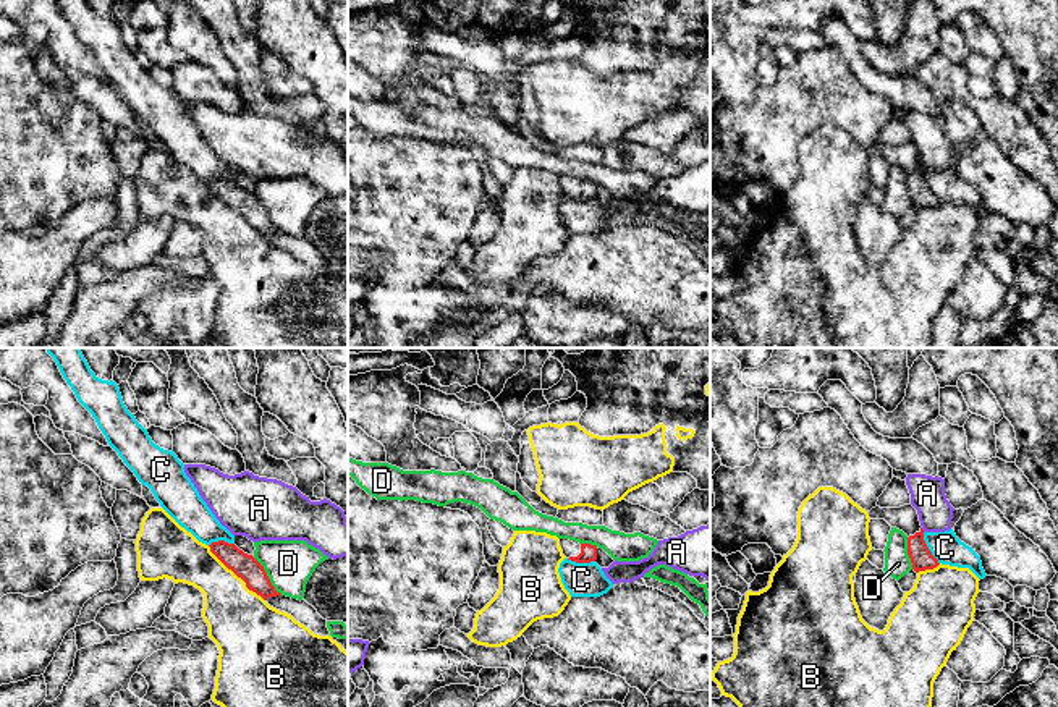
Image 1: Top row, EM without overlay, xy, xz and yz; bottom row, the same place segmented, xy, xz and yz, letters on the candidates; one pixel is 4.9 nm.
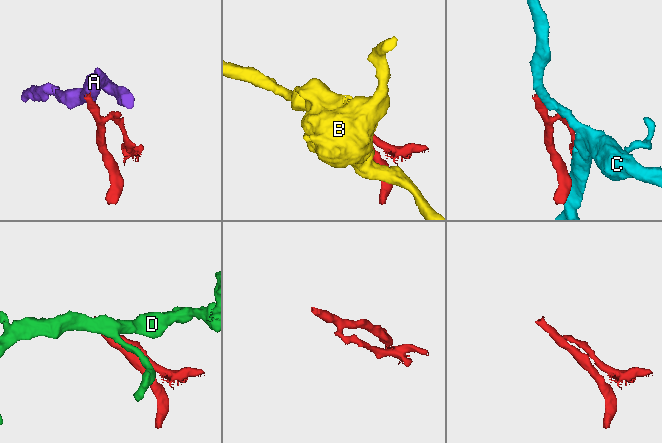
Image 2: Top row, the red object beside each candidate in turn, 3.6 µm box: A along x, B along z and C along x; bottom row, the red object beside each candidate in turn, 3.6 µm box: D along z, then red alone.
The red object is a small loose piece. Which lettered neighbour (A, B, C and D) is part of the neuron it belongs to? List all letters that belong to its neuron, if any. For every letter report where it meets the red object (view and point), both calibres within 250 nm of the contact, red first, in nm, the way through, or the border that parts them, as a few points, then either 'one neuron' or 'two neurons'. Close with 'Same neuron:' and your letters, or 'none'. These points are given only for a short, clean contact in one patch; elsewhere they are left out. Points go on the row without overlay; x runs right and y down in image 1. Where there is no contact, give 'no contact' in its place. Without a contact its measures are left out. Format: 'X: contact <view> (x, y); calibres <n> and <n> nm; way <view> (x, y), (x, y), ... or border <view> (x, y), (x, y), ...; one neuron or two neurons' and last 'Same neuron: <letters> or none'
A: contact yz (922, 167); calibres 110 and 180 nm; border yz (921, 165), (924, 169); two neurons
B: contact xy (236, 212); calibres 120 and 320 nm; two neurons
C: contact yz (927, 186); calibres 110 and 150 nm; two neurons
D: contact xy (267, 214); calibres 120 and 240 nm; two neurons
Same neuron: none

